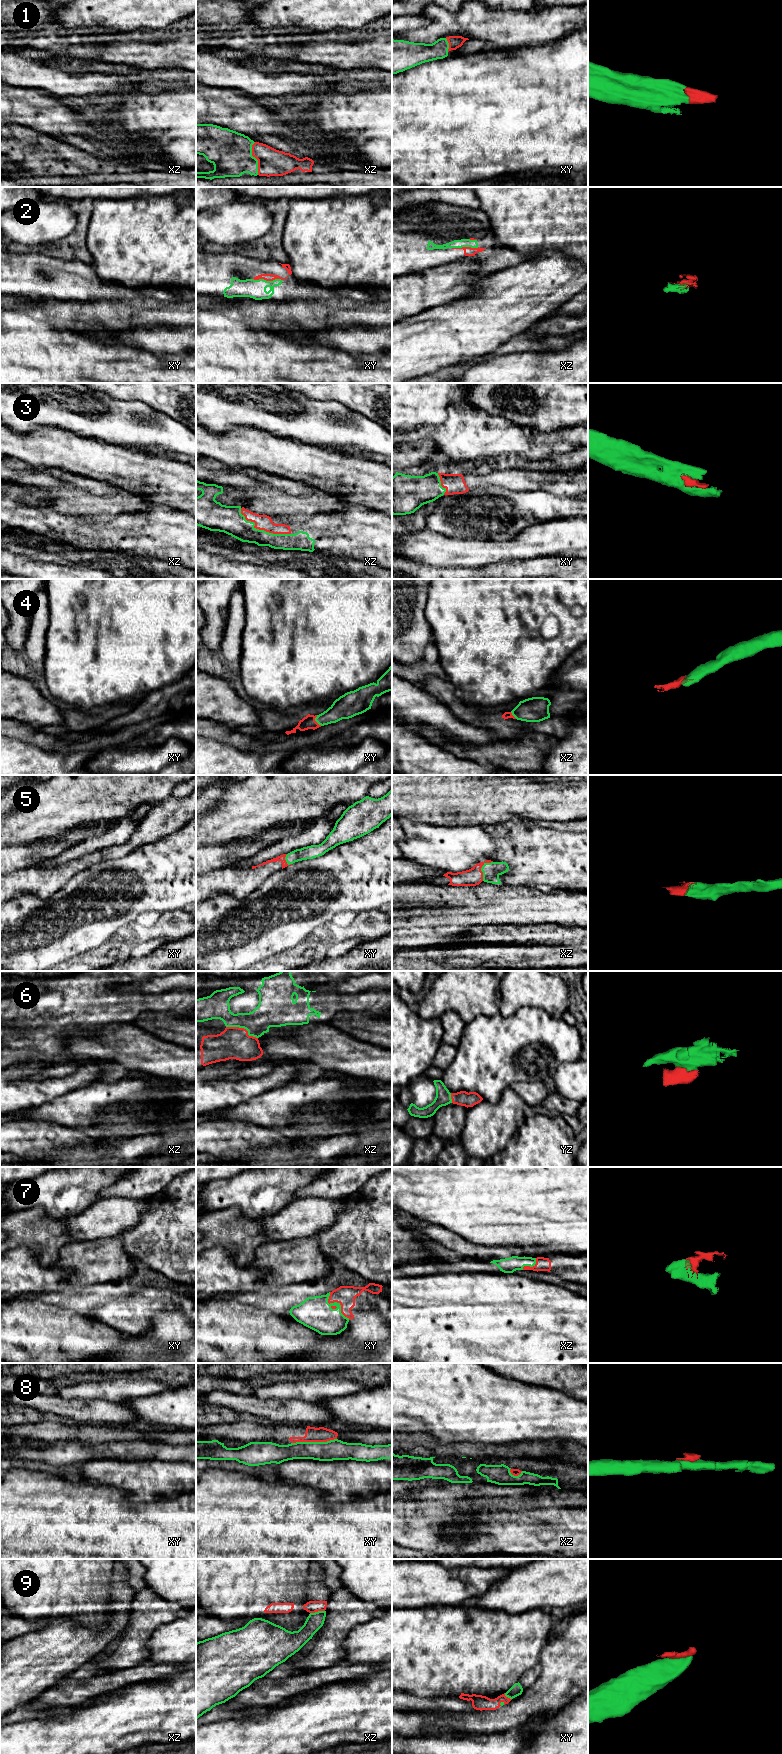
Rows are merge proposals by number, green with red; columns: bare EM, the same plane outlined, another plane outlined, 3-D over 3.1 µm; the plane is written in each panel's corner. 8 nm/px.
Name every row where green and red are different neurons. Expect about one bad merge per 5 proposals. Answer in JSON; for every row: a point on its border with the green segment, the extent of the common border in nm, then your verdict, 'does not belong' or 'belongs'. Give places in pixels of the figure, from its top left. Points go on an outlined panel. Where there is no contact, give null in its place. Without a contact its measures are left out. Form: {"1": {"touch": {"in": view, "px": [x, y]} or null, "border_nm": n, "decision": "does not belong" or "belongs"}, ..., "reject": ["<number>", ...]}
{"1": {"touch": {"in": "xz", "px": [255, 158]}, "border_nm": 260, "decision": "belongs"}, "2": {"touch": {"in": "xy", "px": [267, 281]}, "border_nm": 240, "decision": "belongs"}, "3": {"touch": {"in": "xz", "px": [261, 530]}, "border_nm": 460, "decision": "belongs"}, "4": {"touch": {"in": "xy", "px": [316, 721]}, "border_nm": 100, "decision": "belongs"}, "5": {"touch": {"in": "xz", "px": [481, 868]}, "border_nm": 180, "decision": "belongs"}, "6": {"touch": {"in": "xz", "px": [243, 1027]}, "border_nm": 280, "decision": "belongs"}, "7": {"touch": {"in": "xy", "px": [336, 1302]}, "border_nm": 280, "decision": "belongs"}, "8": {"touch": {"in": "xy", "px": [314, 1442]}, "border_nm": 360, "decision": "does not belong"}, "9": {"touch": {"in": "xz", "px": [318, 1611]}, "border_nm": 120, "decision": "belongs"}, "reject": ["8"]}

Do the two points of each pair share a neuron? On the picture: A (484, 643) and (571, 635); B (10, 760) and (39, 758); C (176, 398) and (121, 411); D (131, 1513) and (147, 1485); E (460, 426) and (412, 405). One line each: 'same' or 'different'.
A: same
B: same
C: different
D: different
E: different

